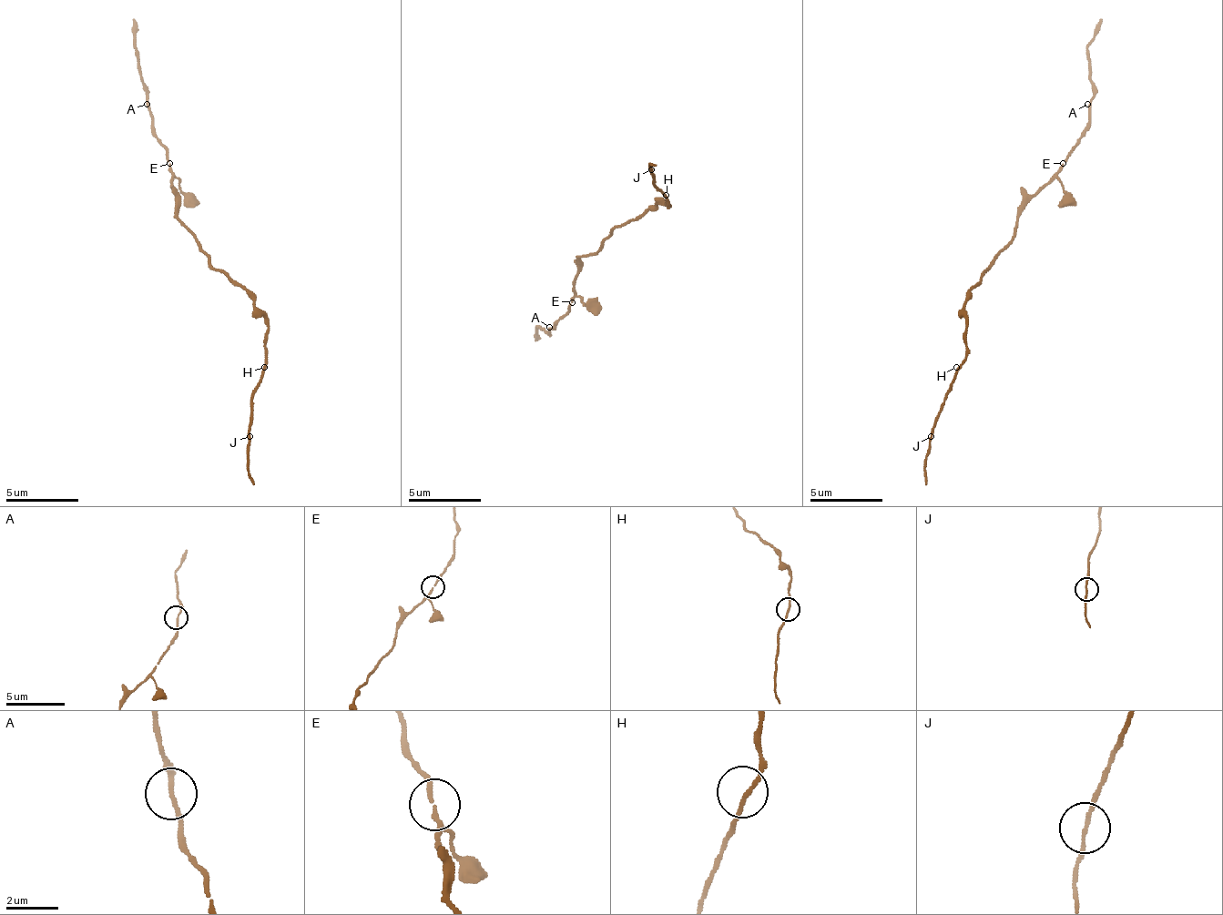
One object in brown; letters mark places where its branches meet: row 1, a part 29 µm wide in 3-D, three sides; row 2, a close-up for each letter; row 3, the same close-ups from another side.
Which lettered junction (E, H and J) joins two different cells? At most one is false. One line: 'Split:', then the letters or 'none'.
Split: none

